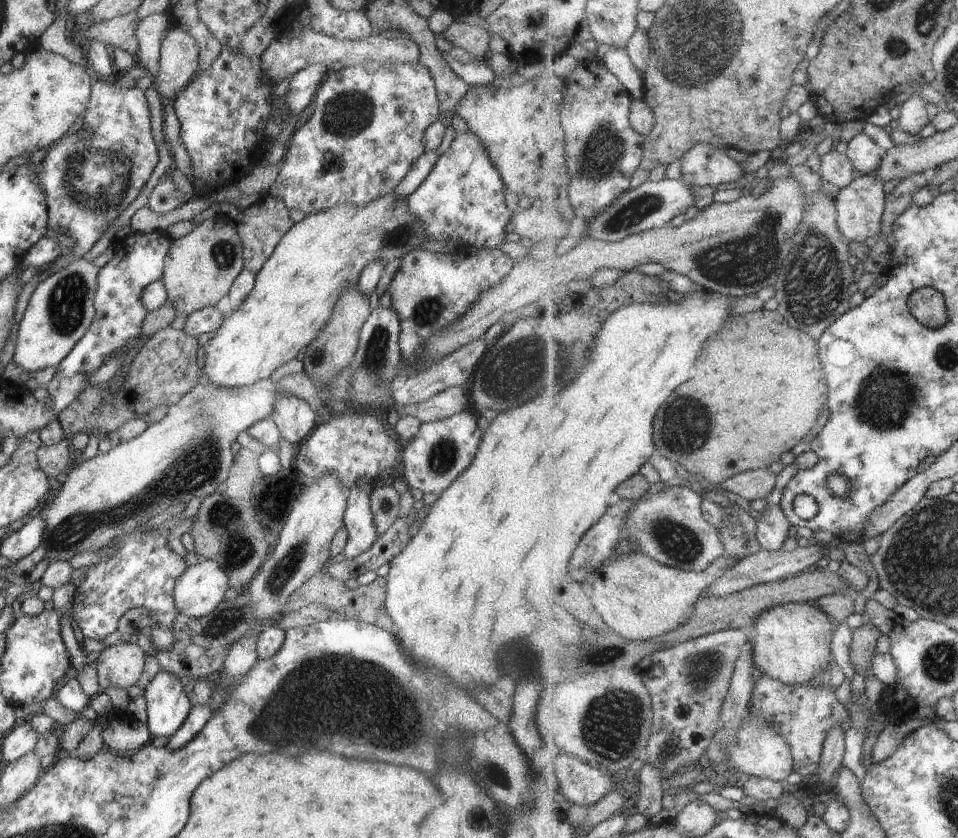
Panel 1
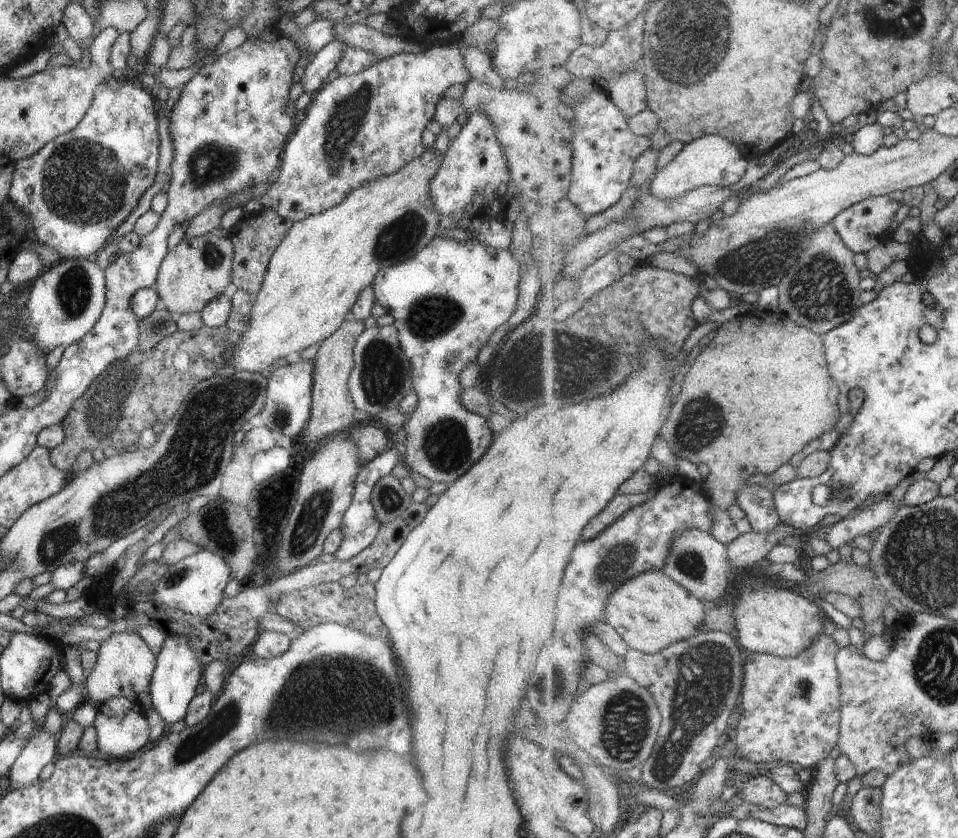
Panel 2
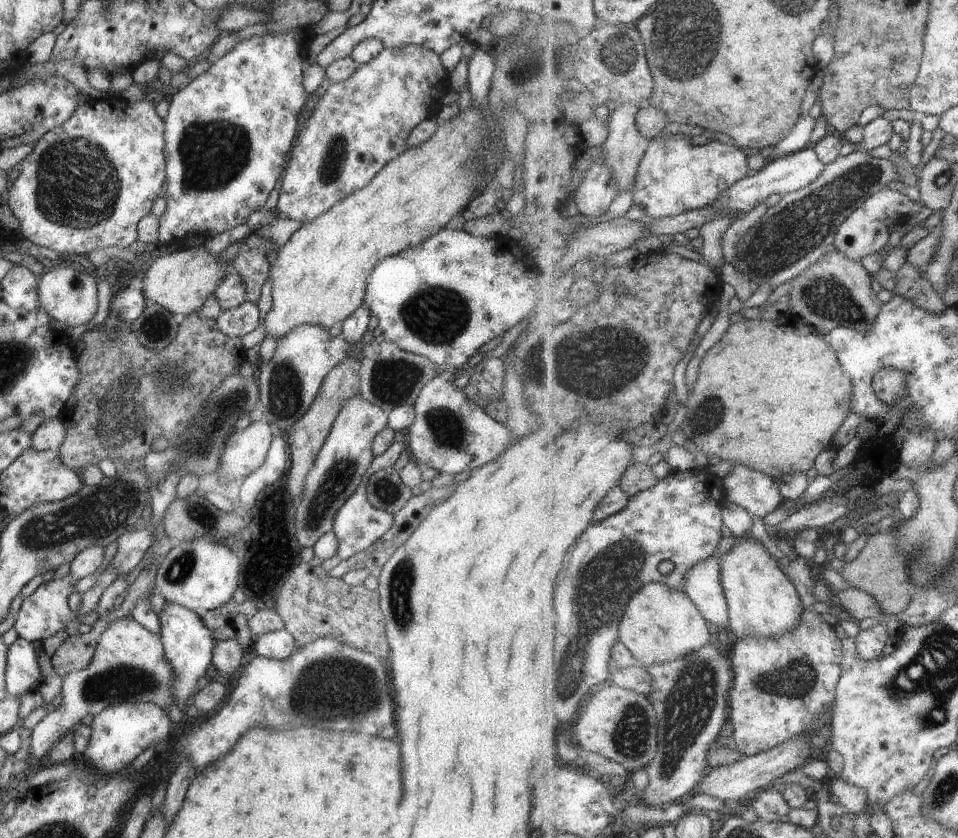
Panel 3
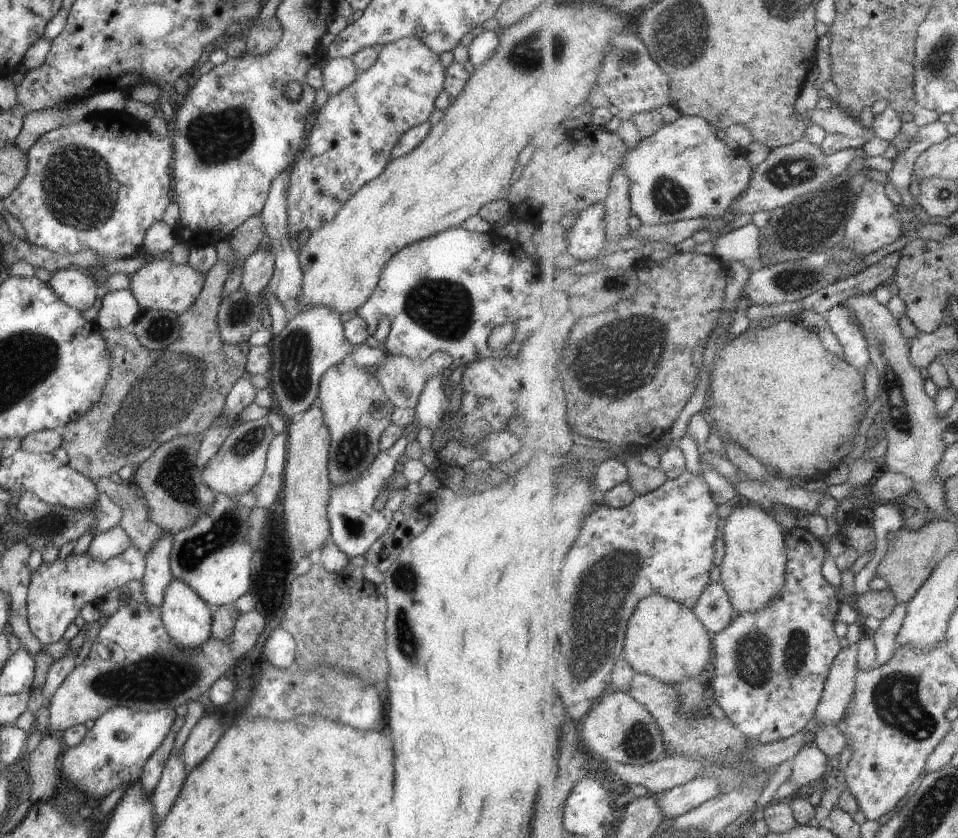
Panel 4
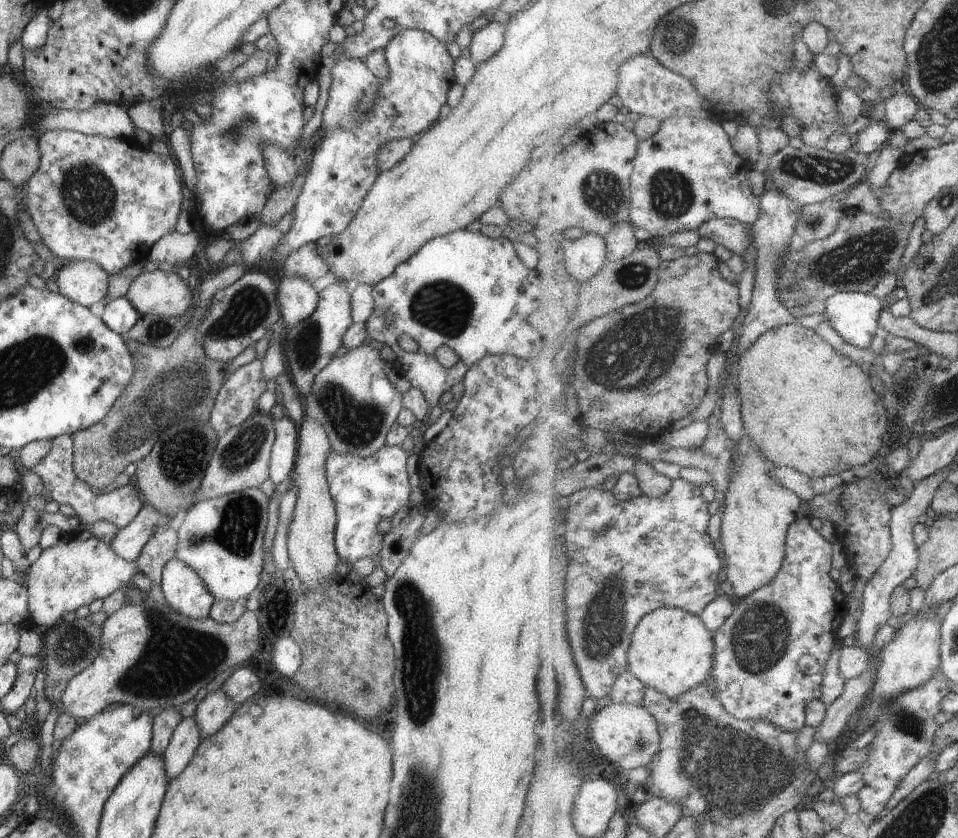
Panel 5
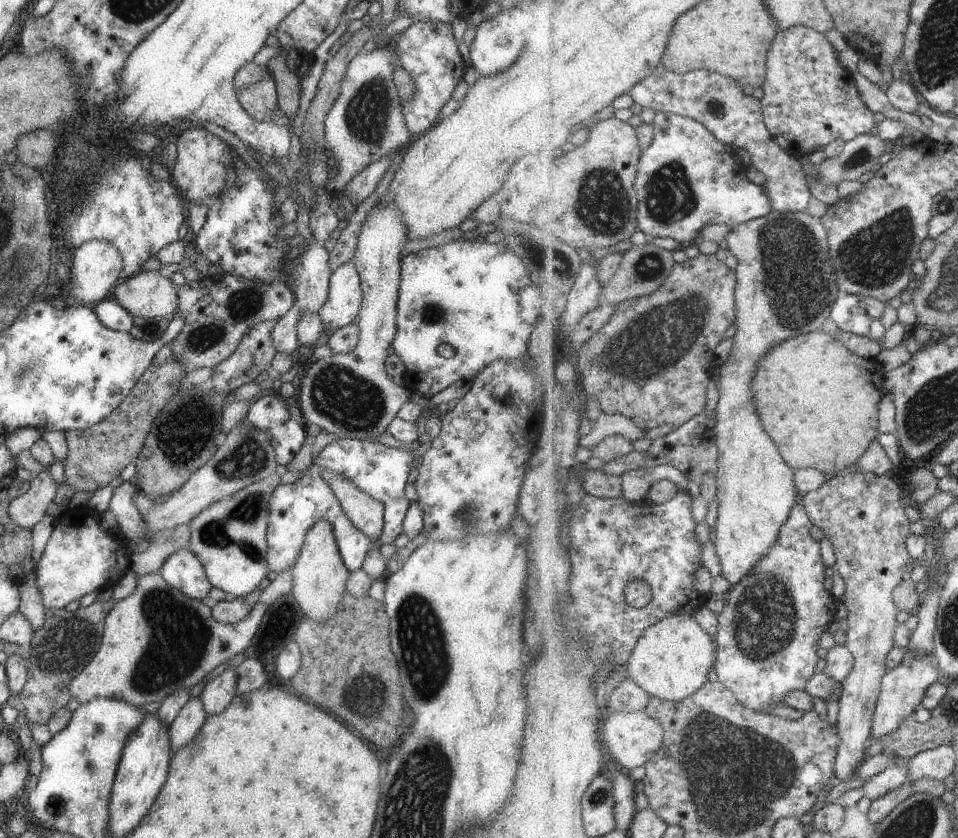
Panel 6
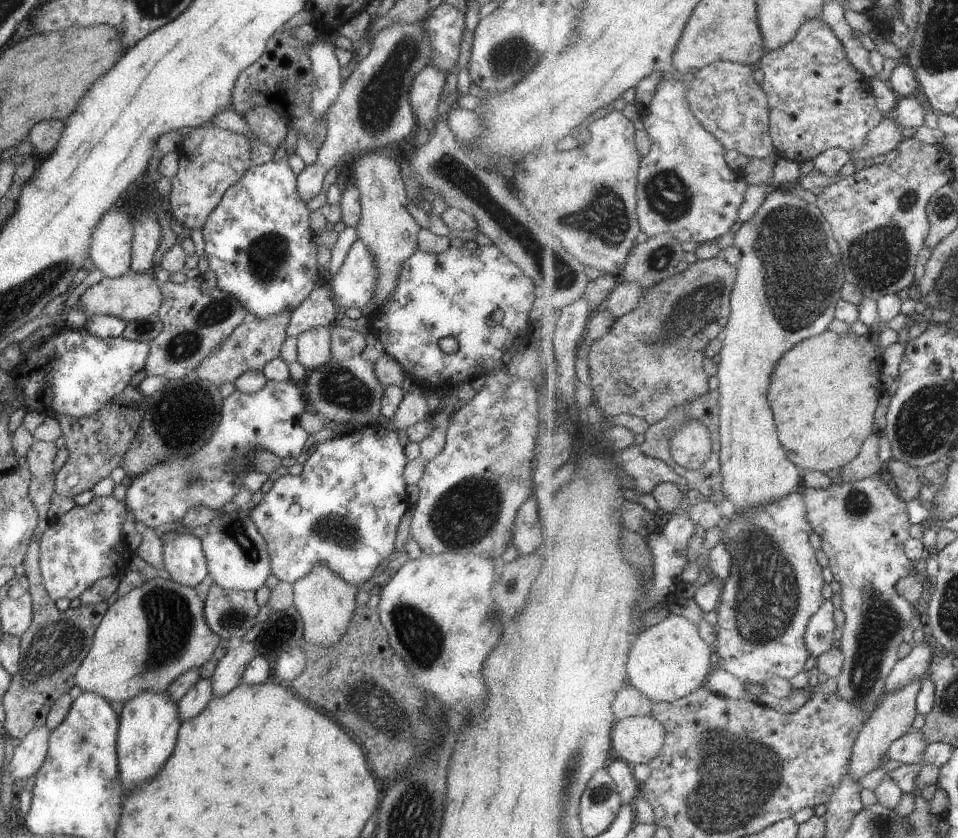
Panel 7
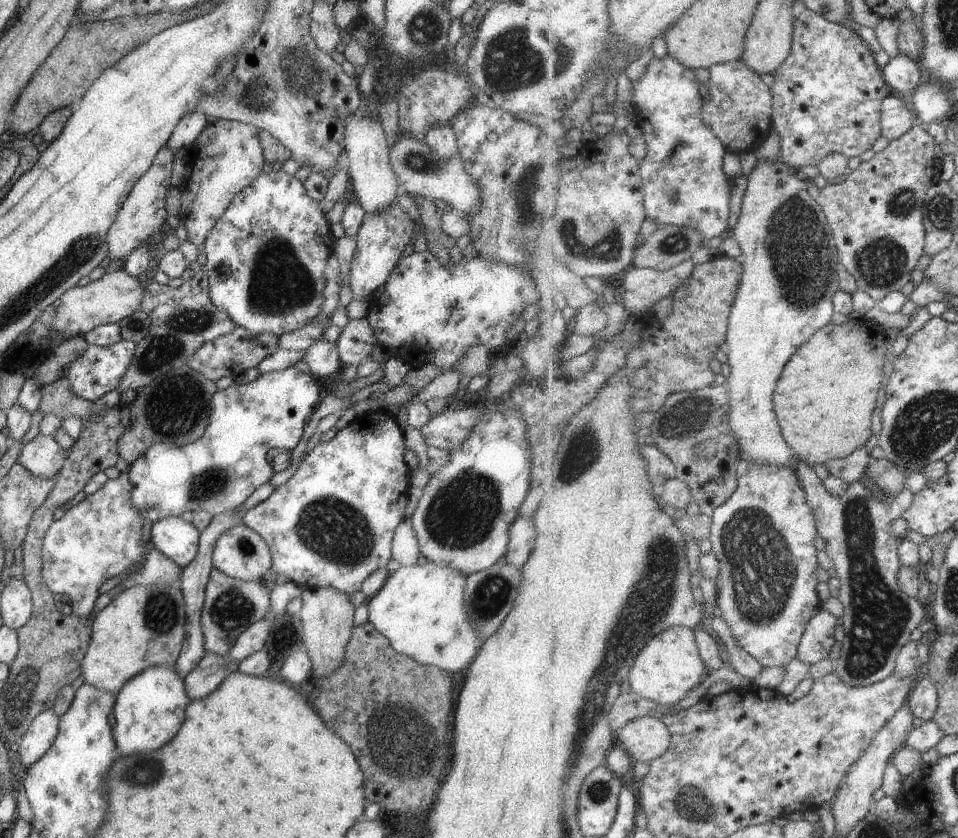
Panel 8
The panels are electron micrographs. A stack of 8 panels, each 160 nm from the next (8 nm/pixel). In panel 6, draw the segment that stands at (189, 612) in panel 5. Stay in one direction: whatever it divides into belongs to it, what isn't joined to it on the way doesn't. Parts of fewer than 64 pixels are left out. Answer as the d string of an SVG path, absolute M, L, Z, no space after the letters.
M179 548L177 552L169 554L161 564L158 574L171 588L197 602L201 602L211 589L203 566L188 548Z

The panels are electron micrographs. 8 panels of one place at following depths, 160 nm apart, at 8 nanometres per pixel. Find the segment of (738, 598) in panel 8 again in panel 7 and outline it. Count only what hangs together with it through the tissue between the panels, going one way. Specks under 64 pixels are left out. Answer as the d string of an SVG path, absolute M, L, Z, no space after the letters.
M801 490L785 496L779 503L766 504L746 513L733 514L728 507L717 528L719 540L722 538L733 559L731 574L724 582L717 610L718 639L714 649L719 657L719 668L728 670L742 683L751 681L762 687L767 679L774 676L791 680L799 673L805 673L805 664L810 656L806 634L810 620L824 605L821 590L825 582L818 551L810 541L814 532Z

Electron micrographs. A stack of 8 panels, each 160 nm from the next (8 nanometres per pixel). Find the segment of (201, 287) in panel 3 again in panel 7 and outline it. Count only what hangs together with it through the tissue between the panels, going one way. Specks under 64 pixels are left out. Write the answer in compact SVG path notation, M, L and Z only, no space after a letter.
M127 271L121 276L113 278L103 277L99 282L85 289L78 299L80 309L86 314L86 320L93 315L115 317L128 323L135 319L142 319L155 315L161 304L159 283L147 274Z

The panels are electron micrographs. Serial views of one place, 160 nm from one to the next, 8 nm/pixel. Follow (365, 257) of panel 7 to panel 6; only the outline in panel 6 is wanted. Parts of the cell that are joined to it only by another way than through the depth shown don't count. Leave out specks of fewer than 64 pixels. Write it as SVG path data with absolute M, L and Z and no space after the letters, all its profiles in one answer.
M350 259L329 276L327 298L317 310L323 331L335 332L337 328L351 324L358 316L361 296L359 276Z

